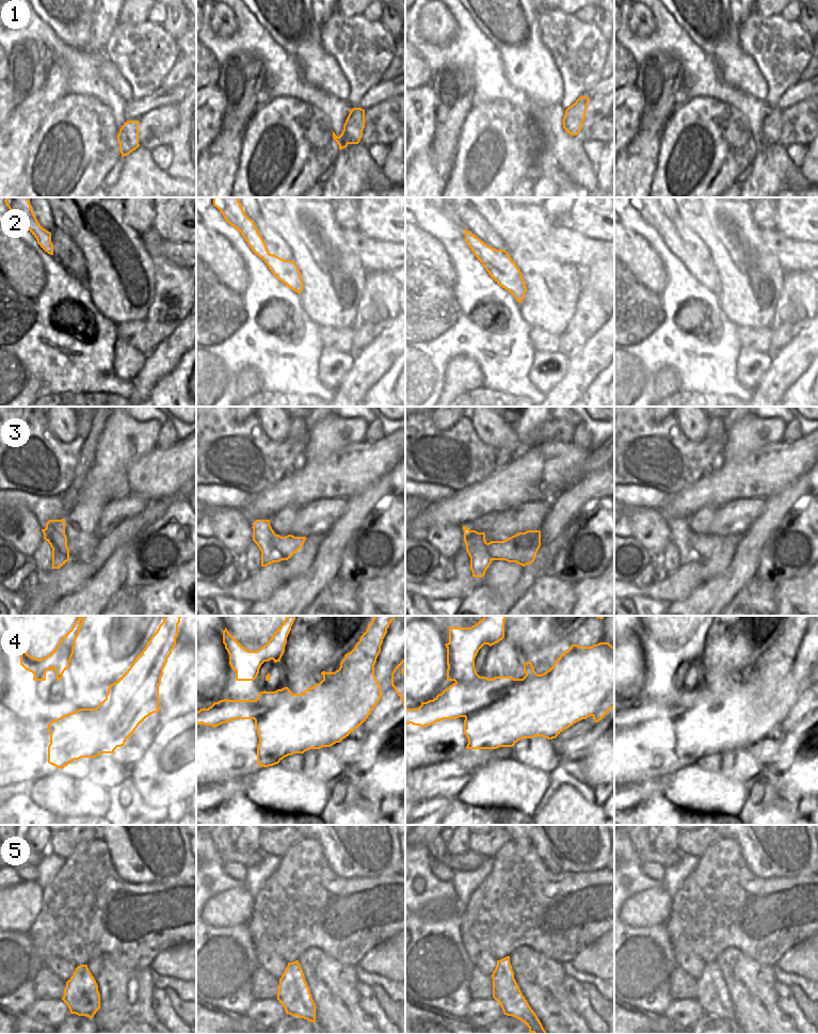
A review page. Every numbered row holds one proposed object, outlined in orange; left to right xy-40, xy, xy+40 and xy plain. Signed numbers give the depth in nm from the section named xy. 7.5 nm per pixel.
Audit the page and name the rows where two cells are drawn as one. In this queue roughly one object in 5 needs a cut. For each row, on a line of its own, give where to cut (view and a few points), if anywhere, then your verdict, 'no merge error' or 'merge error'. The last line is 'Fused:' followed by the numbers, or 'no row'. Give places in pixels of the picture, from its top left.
1: no cut | no merge error
2: no cut | no merge error
3: no cut | no merge error
4: no cut | no merge error
5: no cut | no merge error
Fused: no row

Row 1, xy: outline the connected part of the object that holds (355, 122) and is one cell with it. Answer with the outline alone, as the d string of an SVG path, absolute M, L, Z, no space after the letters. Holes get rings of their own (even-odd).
M353 108L343 125L343 130L339 137L333 131L333 139L339 145L339 149L346 148L349 144L358 144L365 128L365 110Z

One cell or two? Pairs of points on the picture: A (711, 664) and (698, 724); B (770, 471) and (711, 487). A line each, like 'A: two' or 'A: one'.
A: two
B: one

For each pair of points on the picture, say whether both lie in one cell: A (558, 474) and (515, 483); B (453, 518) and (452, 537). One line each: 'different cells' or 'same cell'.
A: same cell
B: different cells

